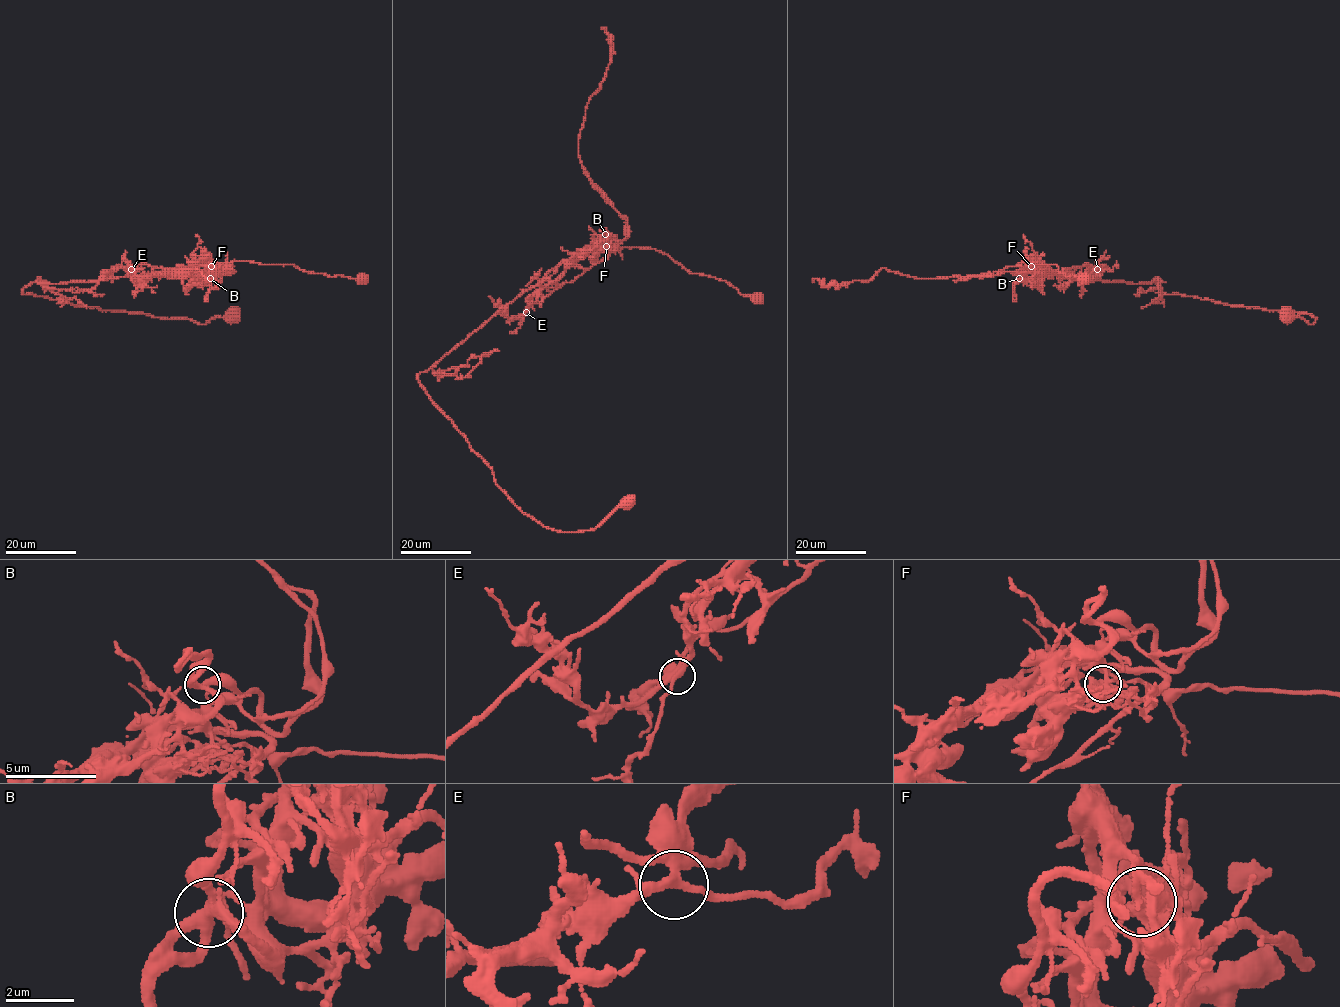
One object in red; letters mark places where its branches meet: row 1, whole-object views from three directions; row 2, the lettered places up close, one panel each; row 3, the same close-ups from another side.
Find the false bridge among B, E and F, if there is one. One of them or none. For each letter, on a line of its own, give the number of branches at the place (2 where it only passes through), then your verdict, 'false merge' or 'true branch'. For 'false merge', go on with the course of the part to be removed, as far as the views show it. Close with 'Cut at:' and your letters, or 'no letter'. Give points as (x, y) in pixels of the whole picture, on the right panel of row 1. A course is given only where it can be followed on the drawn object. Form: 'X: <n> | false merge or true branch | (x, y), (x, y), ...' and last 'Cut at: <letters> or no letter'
B: 4 | true branch
E: 4 | true branch
F: 4 | false merge | (1032, 266), (1061, 274), (1084, 264), (1103, 266), (1081, 289)
Cut at: F

